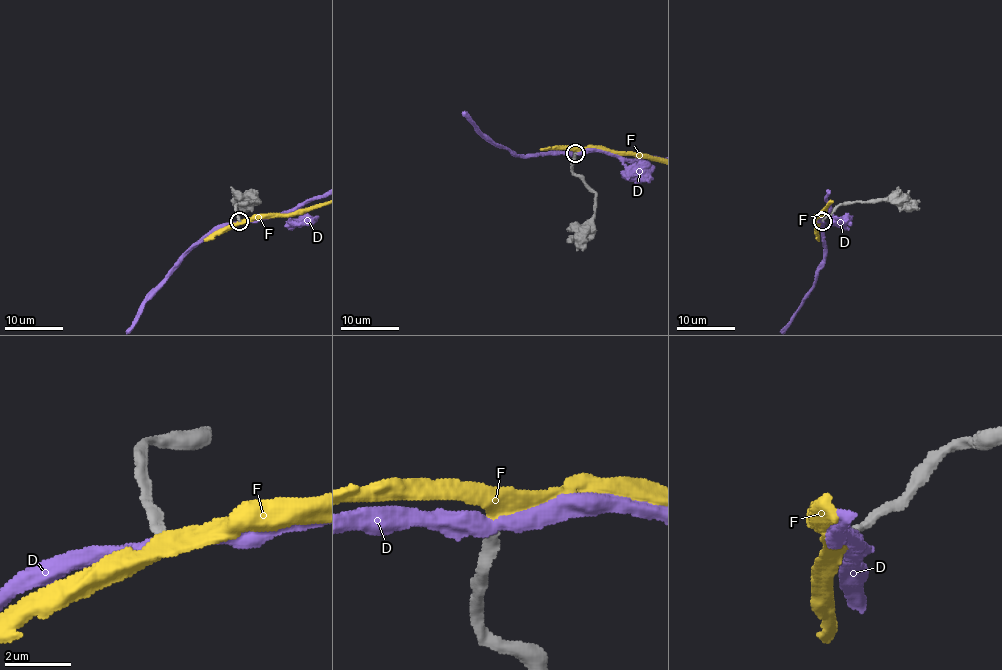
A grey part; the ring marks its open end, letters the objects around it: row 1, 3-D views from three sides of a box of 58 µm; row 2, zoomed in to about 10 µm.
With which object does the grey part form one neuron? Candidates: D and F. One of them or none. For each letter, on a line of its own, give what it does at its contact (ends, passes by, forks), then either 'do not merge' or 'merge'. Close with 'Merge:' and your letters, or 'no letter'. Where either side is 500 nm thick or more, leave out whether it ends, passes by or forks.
D: it passes by; do not merge
F: it passes by; merge
Merge: F

